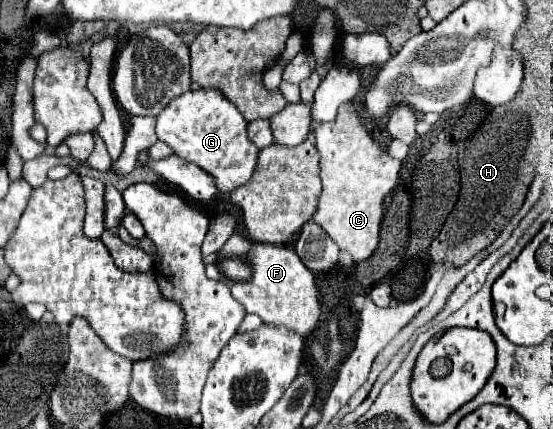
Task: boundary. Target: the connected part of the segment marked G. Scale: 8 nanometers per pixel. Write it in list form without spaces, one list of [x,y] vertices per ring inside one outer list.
[[[199,88],[173,98],[157,116],[157,138],[173,148],[173,154],[197,164],[211,174],[219,190],[235,190],[245,184],[257,162],[259,150],[249,142],[247,120],[221,90]]]

